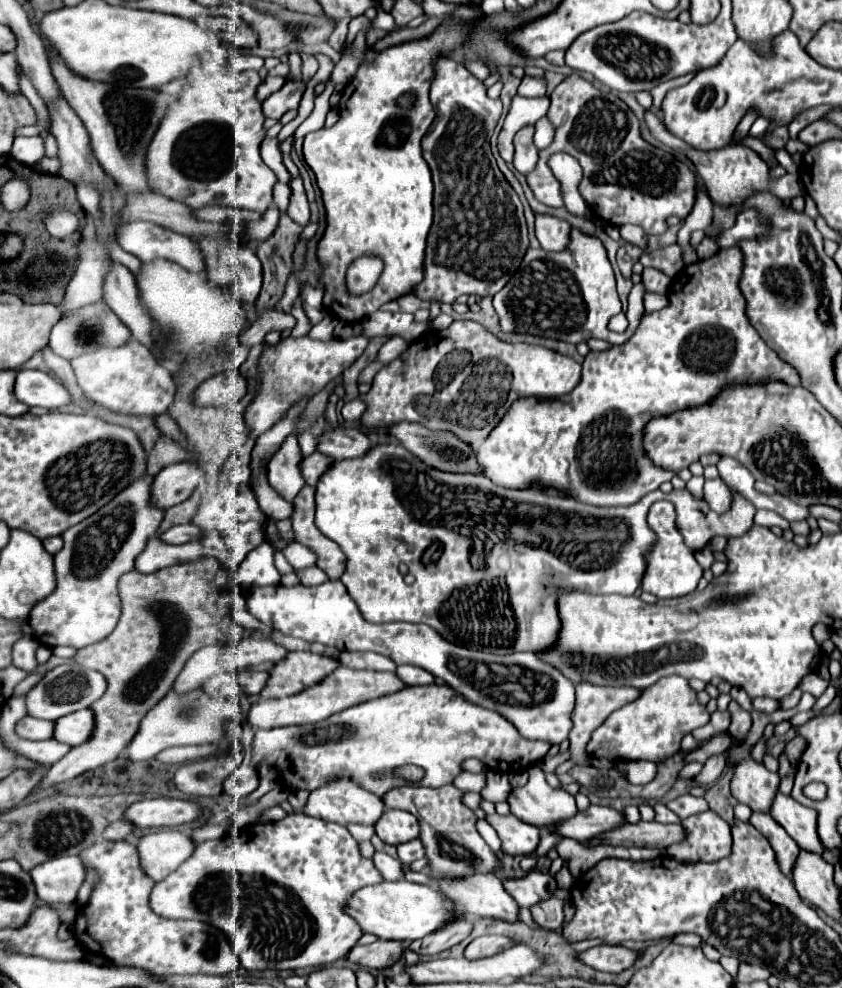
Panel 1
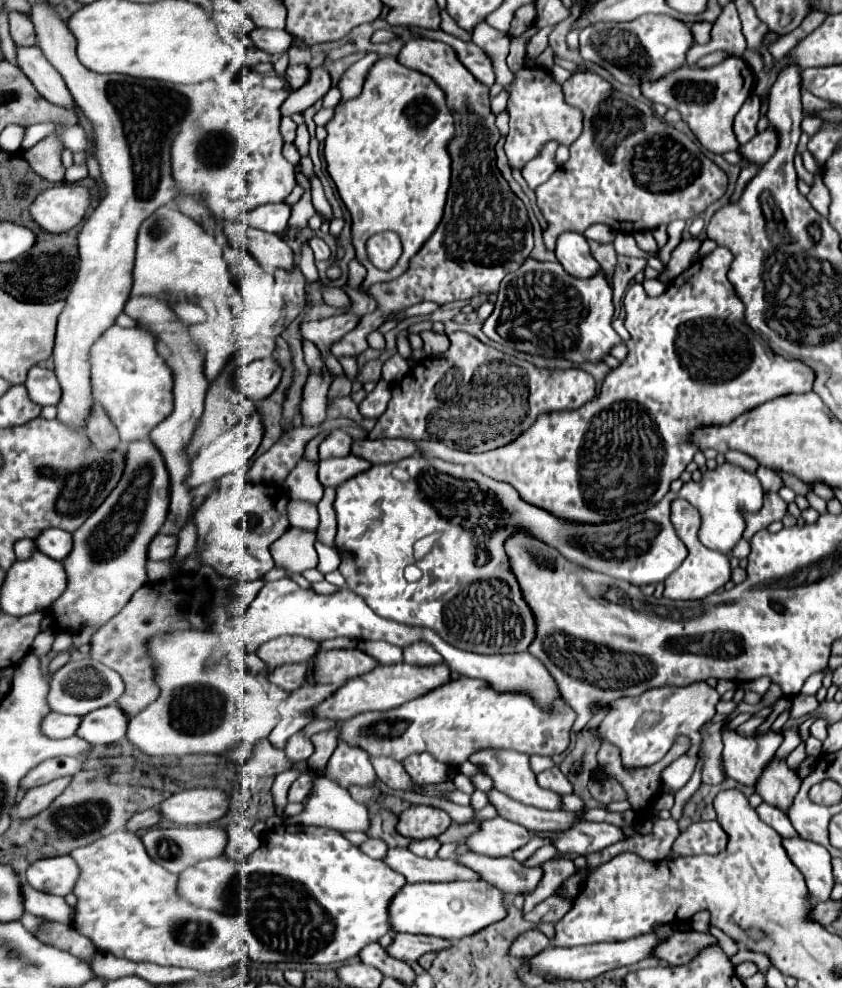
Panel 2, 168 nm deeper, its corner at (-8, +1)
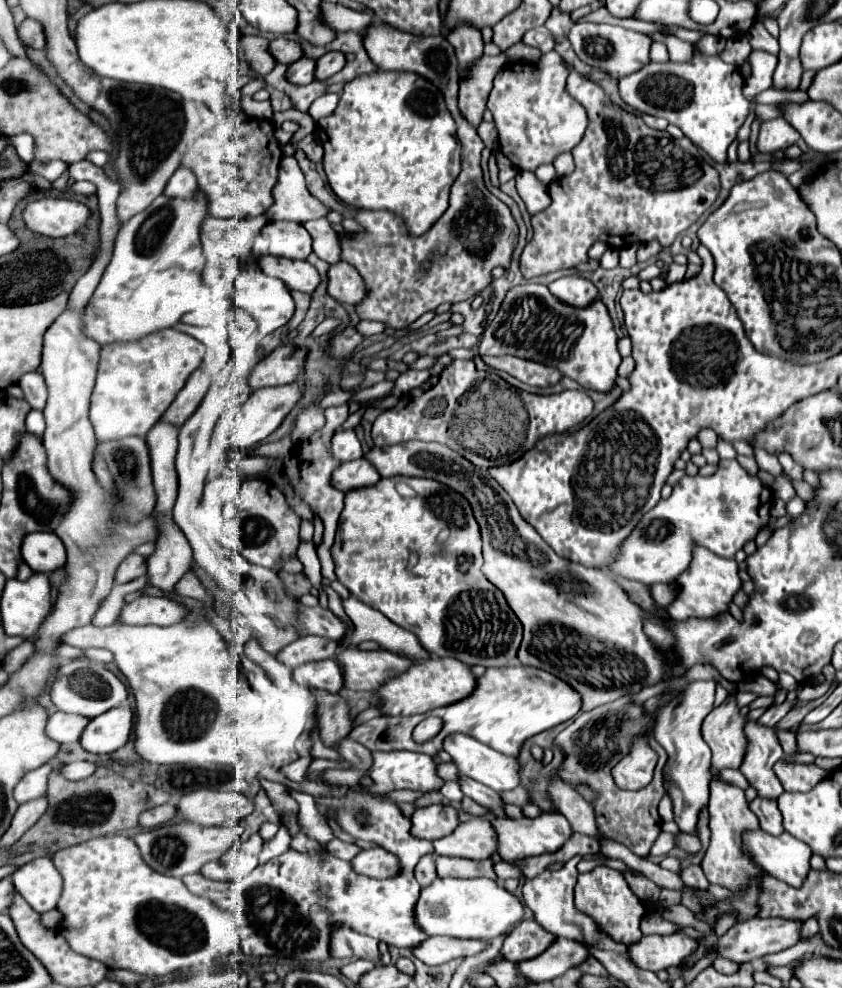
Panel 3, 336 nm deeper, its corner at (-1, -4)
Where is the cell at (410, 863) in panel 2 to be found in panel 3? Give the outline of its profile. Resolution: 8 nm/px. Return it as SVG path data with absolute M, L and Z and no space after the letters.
M368 848L358 852L350 860L350 866L356 874L364 874L370 878L388 878L398 872L398 858L382 848Z

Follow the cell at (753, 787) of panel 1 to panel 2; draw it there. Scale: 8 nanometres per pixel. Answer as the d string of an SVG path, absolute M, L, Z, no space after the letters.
M735 731L723 733L725 771L741 785L755 787L765 767L775 759L783 737L769 731L757 737L741 737Z

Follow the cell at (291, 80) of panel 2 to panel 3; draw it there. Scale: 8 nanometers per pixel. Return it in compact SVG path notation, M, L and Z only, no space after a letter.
M300 58L298 62L290 64L288 66L288 72L286 72L286 78L292 82L292 84L310 84L314 82L314 68L316 68L316 60L312 58Z

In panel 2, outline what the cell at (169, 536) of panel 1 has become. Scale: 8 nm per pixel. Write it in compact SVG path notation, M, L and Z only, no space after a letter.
M155 535L149 545L149 559L161 561L173 557L177 551L177 535Z

